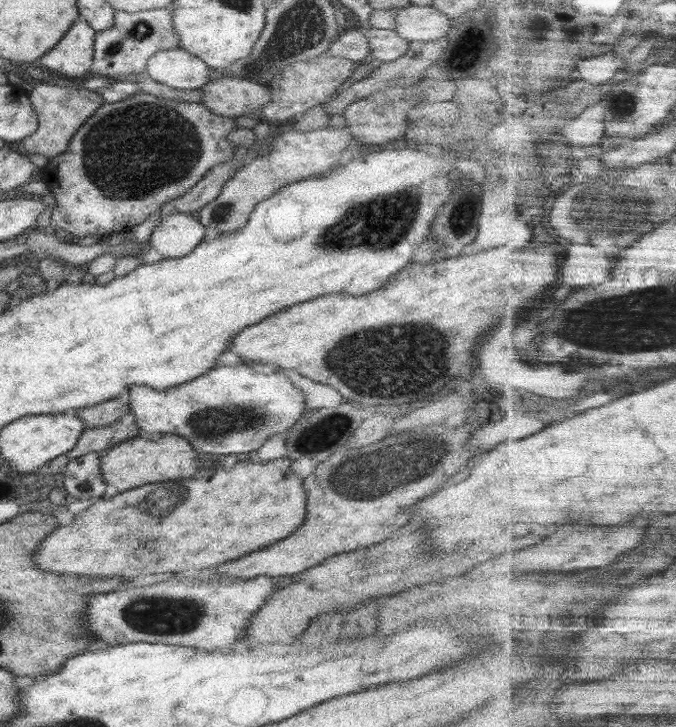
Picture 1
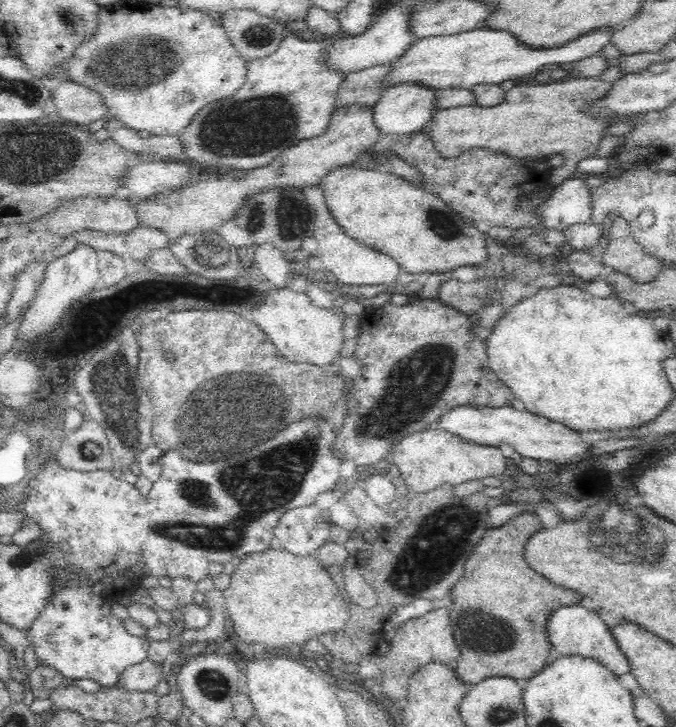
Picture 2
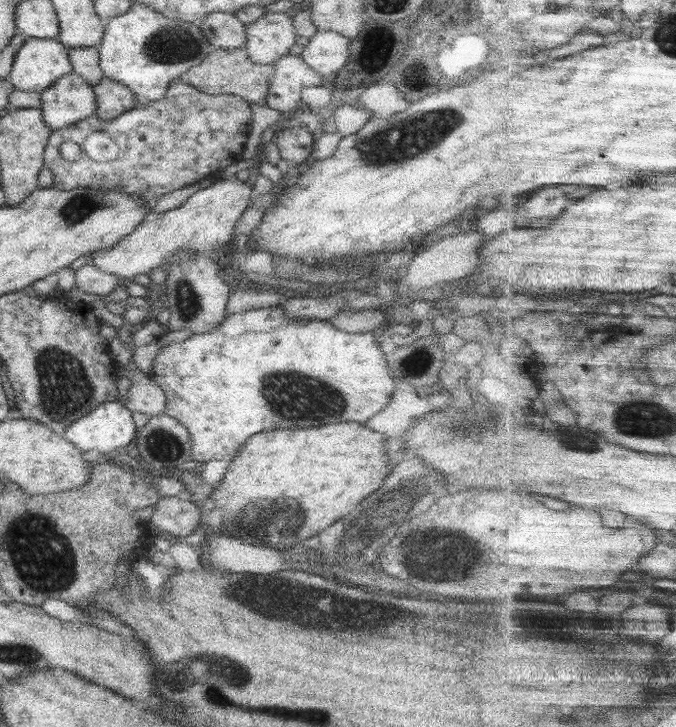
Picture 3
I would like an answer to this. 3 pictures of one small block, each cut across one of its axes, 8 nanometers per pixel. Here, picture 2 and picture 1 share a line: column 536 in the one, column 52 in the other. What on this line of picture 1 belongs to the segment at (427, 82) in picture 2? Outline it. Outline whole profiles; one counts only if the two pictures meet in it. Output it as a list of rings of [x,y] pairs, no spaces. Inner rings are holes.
[[[78,17],[66,35],[40,58],[41,65],[65,77],[84,76],[93,64],[95,31]]]

